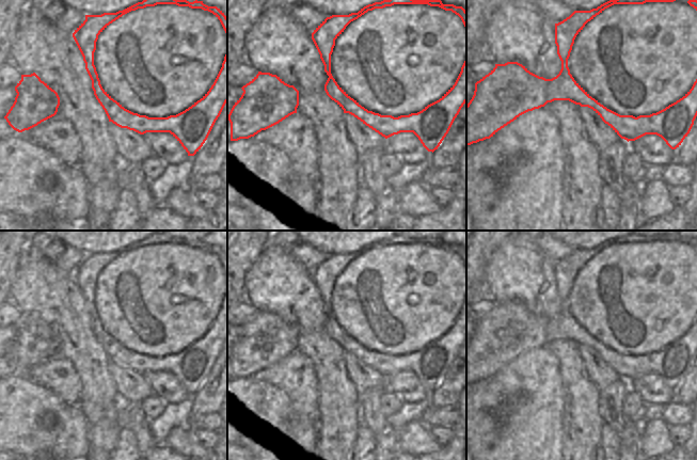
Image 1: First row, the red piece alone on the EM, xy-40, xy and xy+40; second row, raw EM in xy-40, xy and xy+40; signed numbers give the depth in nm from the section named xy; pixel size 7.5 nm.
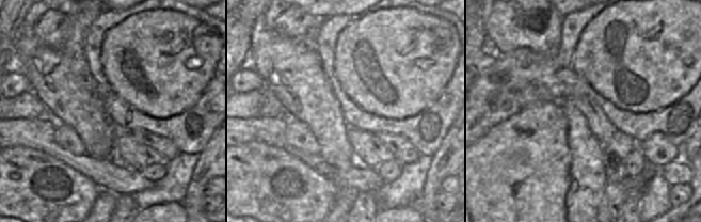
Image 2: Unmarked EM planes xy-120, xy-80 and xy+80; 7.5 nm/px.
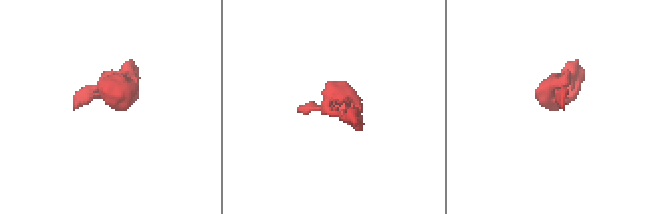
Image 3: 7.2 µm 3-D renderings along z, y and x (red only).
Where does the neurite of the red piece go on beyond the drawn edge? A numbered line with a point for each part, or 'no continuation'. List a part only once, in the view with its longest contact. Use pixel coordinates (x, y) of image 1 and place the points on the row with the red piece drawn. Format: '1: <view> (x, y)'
1: xy-40 (158, 61)

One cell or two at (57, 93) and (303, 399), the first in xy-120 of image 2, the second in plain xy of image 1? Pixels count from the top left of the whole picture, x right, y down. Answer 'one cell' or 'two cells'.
two cells

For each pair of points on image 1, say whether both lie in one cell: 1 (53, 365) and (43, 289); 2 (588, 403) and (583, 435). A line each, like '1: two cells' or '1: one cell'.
1: two cells
2: one cell

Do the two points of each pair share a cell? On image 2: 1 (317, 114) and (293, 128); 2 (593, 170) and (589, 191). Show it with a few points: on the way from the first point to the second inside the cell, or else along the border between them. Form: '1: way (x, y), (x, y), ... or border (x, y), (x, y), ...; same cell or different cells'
1: border (291, 117), (302, 121), (318, 143); different cells
2: way (589, 175), (589, 186); same cell

